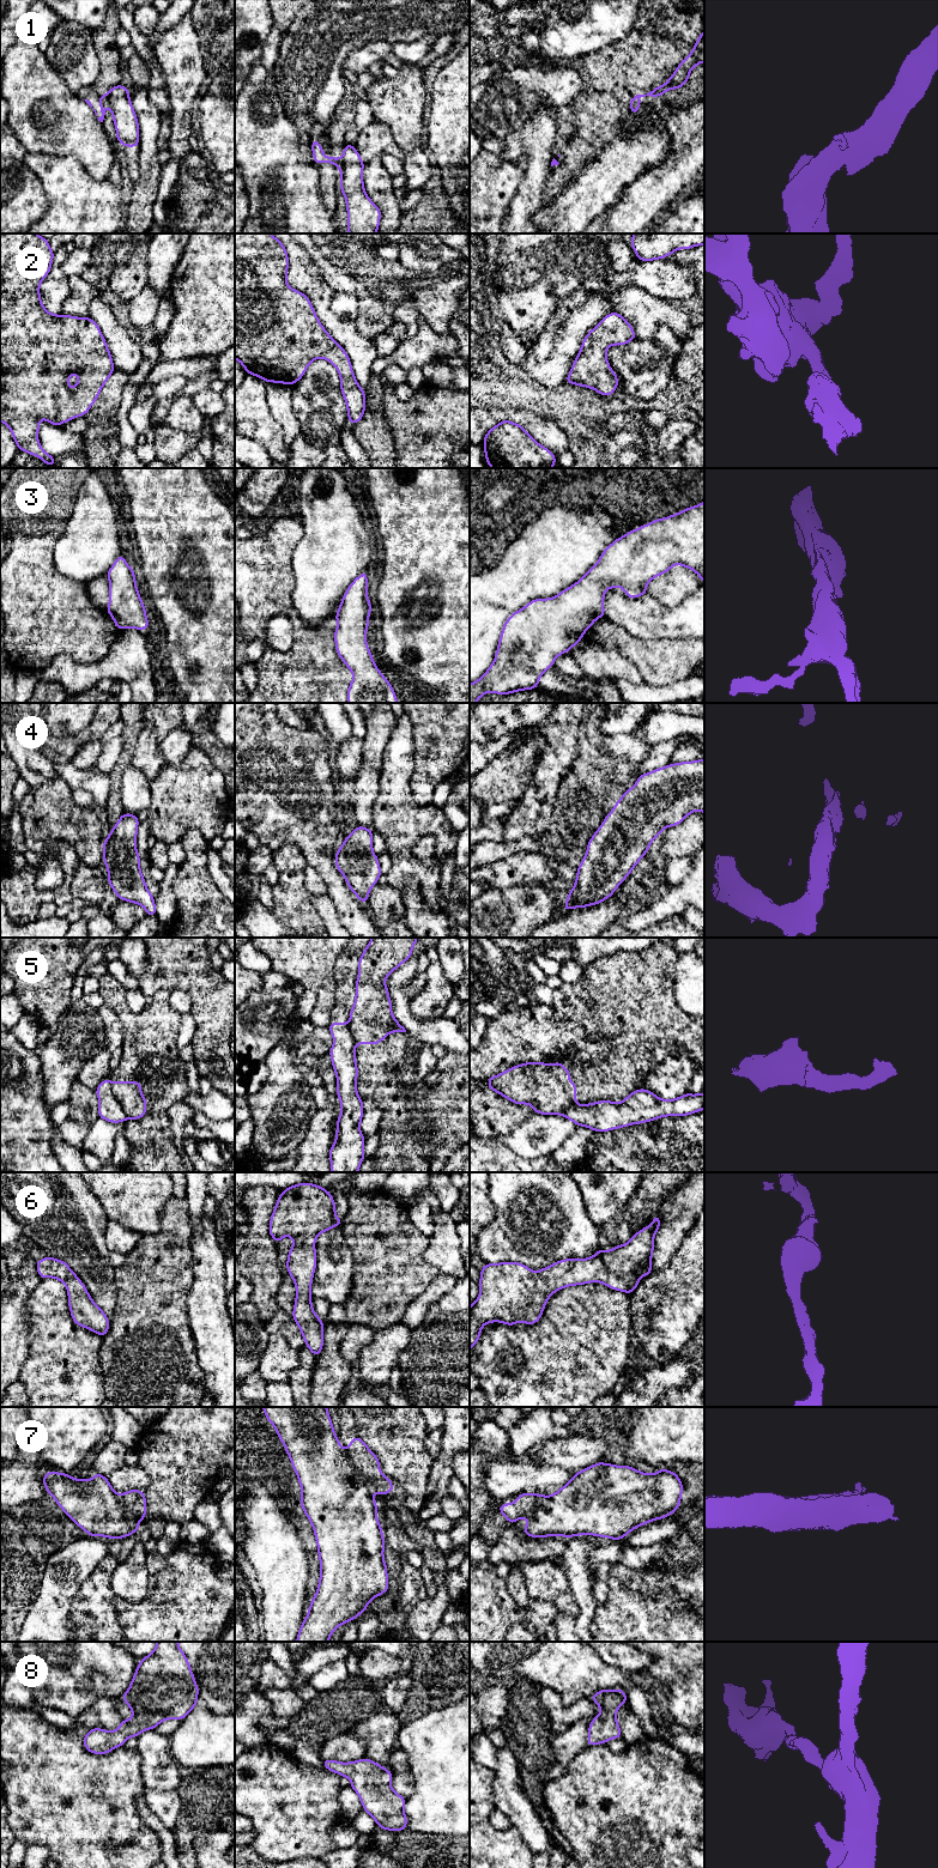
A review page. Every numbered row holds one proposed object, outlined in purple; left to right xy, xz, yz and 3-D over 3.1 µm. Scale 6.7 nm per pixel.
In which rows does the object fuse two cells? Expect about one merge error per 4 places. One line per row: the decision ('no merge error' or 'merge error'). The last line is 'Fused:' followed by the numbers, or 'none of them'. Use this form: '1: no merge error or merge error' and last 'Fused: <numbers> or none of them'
1: merge error
2: no merge error
3: no merge error
4: no merge error
5: merge error
6: no merge error
7: merge error
8: no merge error
Fused: 1, 5, 7

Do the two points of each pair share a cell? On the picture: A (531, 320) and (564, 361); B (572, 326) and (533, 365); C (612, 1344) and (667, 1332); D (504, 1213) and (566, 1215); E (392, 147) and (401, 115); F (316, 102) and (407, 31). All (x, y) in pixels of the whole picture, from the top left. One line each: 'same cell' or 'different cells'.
A: different cells
B: same cell
C: different cells
D: same cell
E: different cells
F: same cell

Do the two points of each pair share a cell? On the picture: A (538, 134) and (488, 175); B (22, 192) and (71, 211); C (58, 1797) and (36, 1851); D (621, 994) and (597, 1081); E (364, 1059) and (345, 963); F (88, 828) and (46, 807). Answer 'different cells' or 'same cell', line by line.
A: different cells
B: different cells
C: different cells
D: same cell
E: different cells
F: same cell

